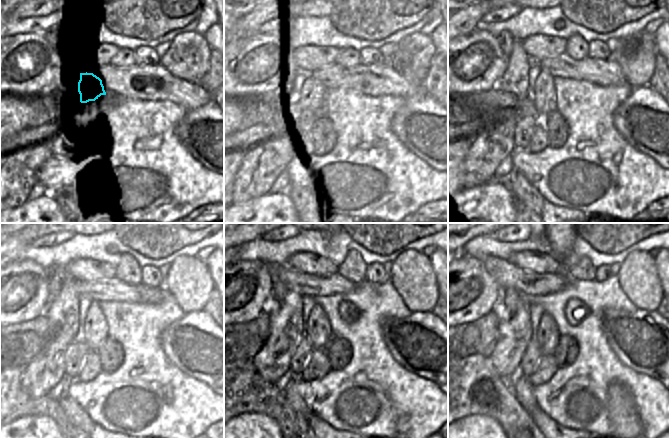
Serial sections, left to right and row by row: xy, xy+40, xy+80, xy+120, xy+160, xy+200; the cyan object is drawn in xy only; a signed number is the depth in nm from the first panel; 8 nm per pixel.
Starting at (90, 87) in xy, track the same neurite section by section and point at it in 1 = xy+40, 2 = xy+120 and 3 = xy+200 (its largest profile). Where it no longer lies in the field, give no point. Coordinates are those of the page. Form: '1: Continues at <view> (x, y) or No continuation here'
1: Continues at xy+40 (315, 88)
2: Continues at xy+120 (95, 326)
3: Continues at xy+200 (547, 335)

